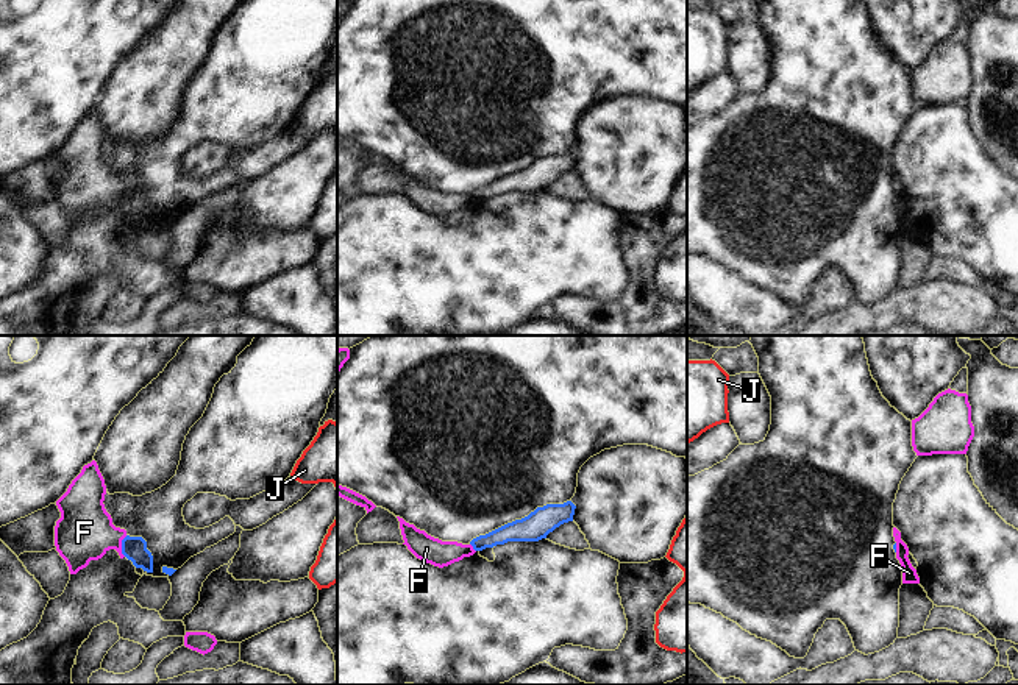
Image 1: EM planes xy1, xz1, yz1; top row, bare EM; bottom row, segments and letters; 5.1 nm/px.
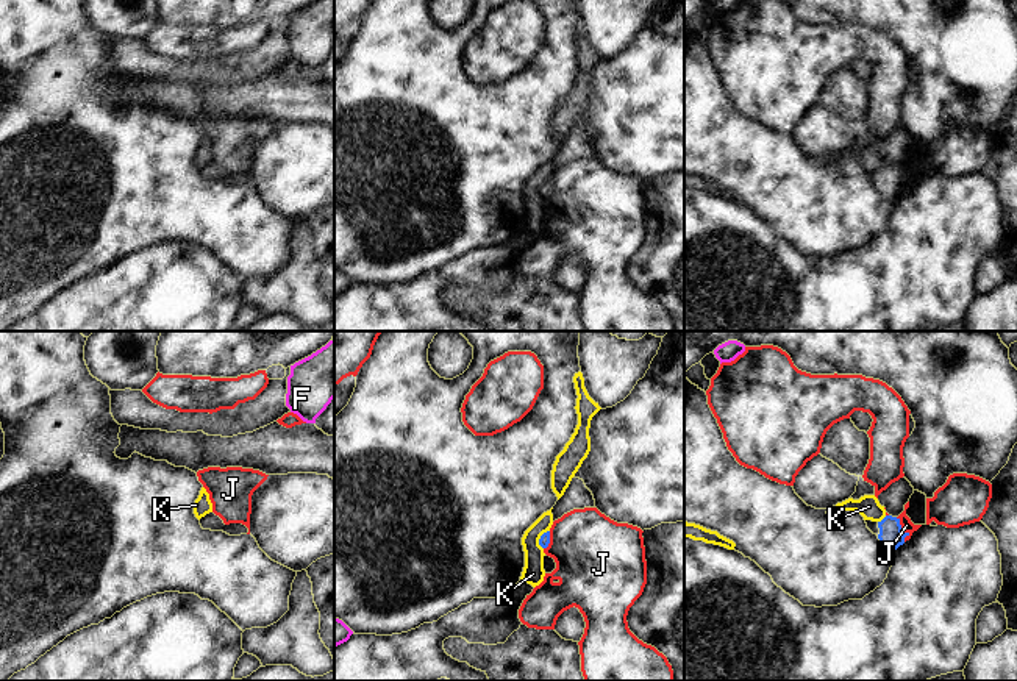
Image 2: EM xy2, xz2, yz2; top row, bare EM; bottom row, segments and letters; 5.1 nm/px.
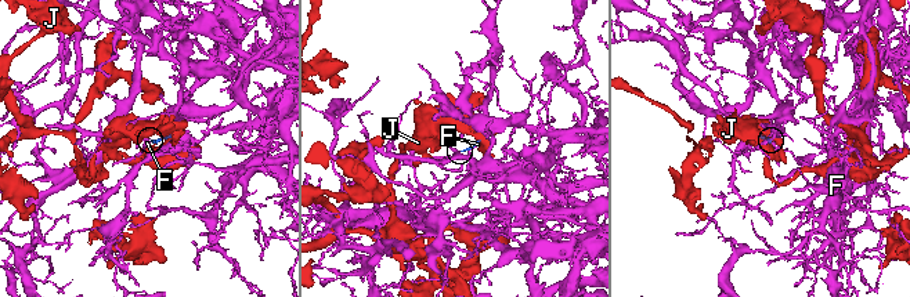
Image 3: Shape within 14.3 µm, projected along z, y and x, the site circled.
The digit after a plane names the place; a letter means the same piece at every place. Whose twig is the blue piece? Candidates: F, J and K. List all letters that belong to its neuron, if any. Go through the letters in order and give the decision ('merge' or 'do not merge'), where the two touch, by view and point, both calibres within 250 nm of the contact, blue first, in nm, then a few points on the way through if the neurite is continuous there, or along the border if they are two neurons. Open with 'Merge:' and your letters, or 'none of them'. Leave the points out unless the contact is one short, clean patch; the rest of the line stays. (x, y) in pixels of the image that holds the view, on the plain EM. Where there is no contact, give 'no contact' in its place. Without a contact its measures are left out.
Merge: none of them
F: do not merge; contact xy1 (122, 197); calibres 130 and 300 nm; border xy1 (127, 186), (122, 191), (124, 206)
J: do not merge; contact yz2 (900, 180); calibres 130 and 60 nm; border yz2 (895, 167), (906, 185), (905, 191)
K: do not merge; contact yz2 (883, 169); calibres 130 and 120 nm; border yz2 (886, 166), (878, 172)

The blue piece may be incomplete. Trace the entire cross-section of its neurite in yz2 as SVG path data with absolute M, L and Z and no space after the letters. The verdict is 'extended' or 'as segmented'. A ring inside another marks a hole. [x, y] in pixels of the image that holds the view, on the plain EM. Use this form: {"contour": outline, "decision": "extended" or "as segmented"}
{"contour": "M886 166L881 172L865 170L867 178L878 186L881 195L886 200L895 201L905 194L905 187L909 183L901 181L900 169Z", "decision": "extended"}

